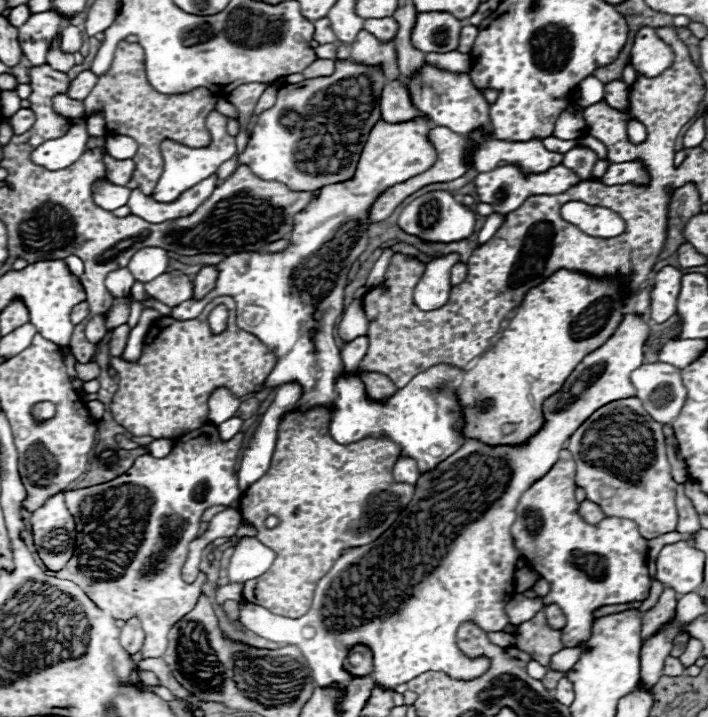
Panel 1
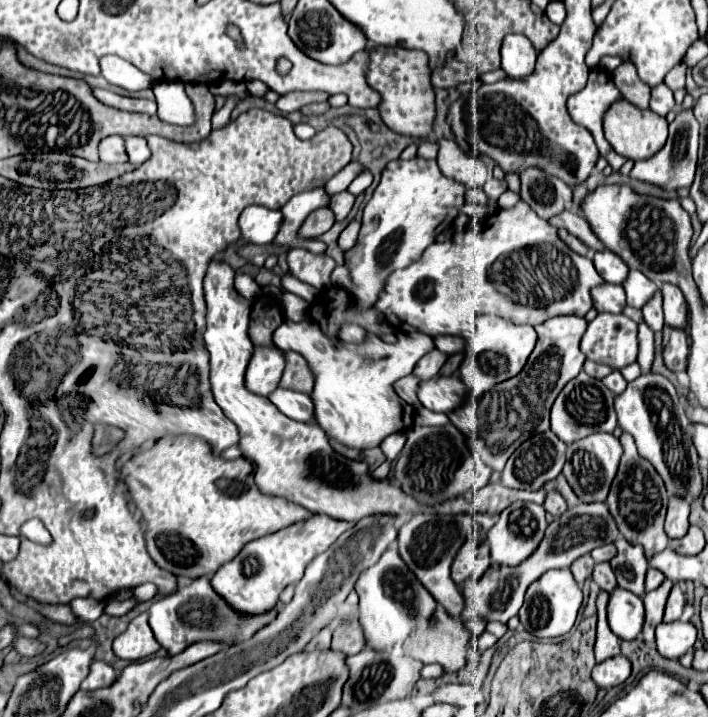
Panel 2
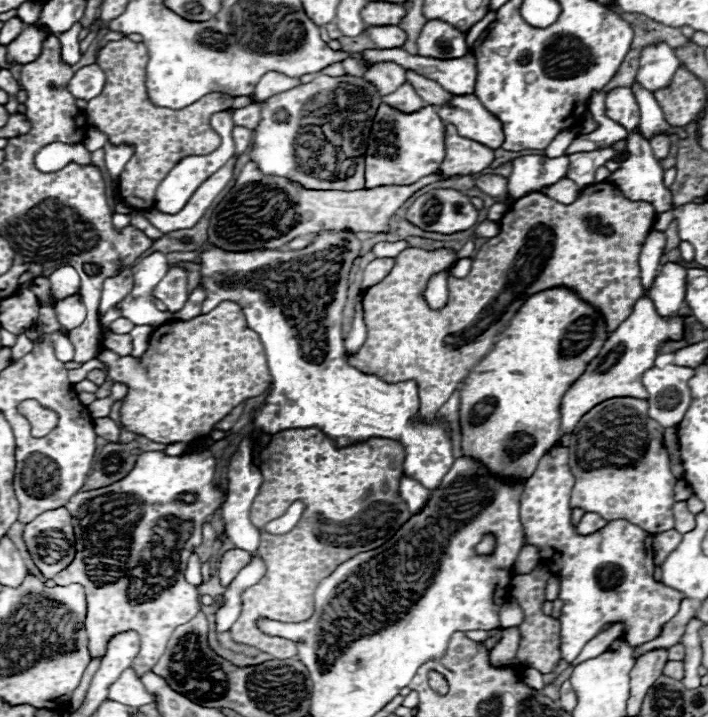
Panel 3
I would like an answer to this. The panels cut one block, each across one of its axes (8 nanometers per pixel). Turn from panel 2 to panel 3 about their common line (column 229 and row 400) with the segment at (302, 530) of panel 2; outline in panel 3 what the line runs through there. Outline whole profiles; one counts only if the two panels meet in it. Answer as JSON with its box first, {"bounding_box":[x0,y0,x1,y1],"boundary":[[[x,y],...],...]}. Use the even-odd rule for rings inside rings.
{"bounding_box":[560,294,684,432],"boundary":[[[644,294],[634,304],[632,314],[616,328],[616,332],[612,332],[608,336],[608,340],[604,342],[604,348],[588,364],[588,368],[580,376],[580,380],[576,380],[576,384],[572,384],[572,388],[562,398],[562,406],[560,406],[562,432],[572,432],[572,428],[578,424],[578,420],[588,410],[592,410],[596,404],[600,404],[604,400],[610,400],[616,396],[630,396],[630,398],[648,400],[648,392],[642,384],[642,374],[648,368],[654,368],[654,360],[658,356],[658,350],[666,340],[680,342],[682,336],[684,336],[684,318],[672,316],[672,318],[664,320],[656,312],[652,298],[648,294]]]}

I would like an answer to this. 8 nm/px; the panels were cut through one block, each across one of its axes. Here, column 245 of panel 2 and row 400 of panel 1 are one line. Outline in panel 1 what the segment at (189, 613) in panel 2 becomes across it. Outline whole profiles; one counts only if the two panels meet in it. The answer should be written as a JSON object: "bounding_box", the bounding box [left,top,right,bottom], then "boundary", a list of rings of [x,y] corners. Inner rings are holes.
{"bounding_box":[568,398,678,538],"boundary":[[[638,398],[632,400],[614,400],[604,408],[598,408],[568,440],[568,450],[576,460],[576,486],[586,492],[586,498],[602,508],[606,516],[630,518],[638,524],[638,530],[644,538],[656,538],[666,532],[674,532],[678,524],[678,512],[674,504],[676,482],[670,474],[670,464],[666,456],[662,424],[652,420]]]}

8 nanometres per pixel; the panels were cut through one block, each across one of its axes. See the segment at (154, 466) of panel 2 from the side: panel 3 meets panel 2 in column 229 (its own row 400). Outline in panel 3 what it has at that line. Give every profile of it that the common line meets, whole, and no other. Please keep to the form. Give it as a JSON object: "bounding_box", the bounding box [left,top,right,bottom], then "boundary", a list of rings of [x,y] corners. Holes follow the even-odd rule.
{"bounding_box":[460,288,608,484],"boundary":[[[550,288],[532,294],[498,338],[500,340],[494,344],[492,352],[474,366],[460,388],[462,454],[482,462],[496,476],[516,484],[526,484],[540,458],[560,438],[560,404],[564,394],[584,374],[590,360],[596,358],[608,332],[604,318],[574,292],[566,288]]]}

